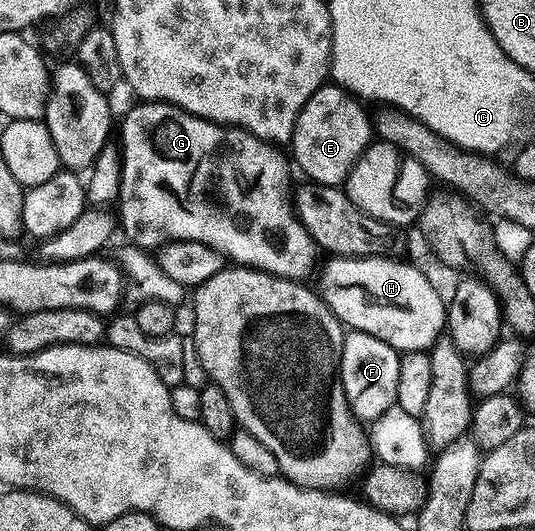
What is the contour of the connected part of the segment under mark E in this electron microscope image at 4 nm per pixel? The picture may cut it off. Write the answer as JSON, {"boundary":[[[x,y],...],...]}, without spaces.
{"boundary":[[[337,84],[321,86],[317,92],[307,100],[304,108],[298,113],[298,119],[294,125],[294,158],[298,161],[300,169],[306,173],[305,177],[311,182],[319,182],[322,186],[341,187],[346,177],[352,172],[356,160],[366,150],[372,141],[372,118],[366,115],[366,110],[355,95],[348,90],[343,90]]]}

